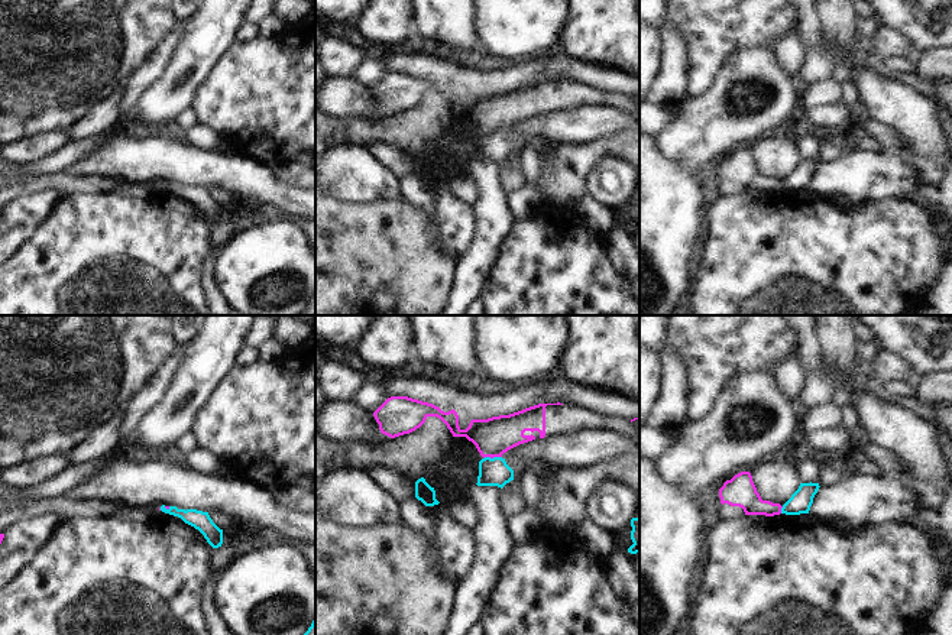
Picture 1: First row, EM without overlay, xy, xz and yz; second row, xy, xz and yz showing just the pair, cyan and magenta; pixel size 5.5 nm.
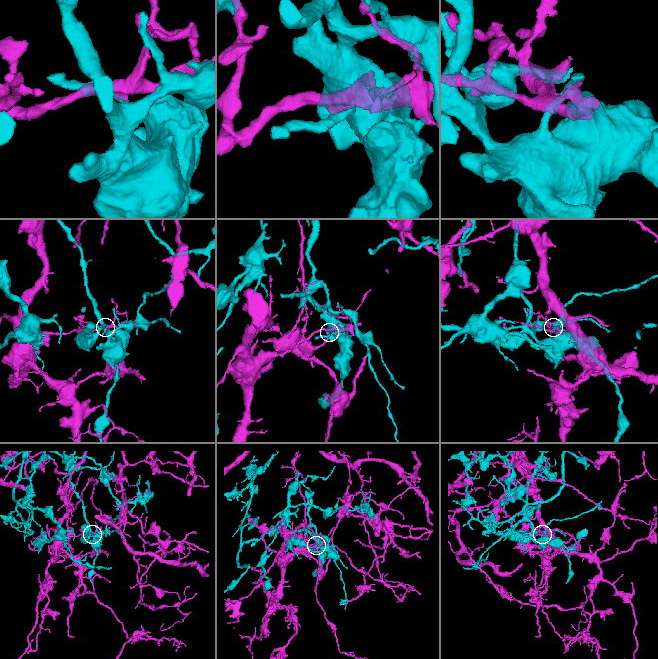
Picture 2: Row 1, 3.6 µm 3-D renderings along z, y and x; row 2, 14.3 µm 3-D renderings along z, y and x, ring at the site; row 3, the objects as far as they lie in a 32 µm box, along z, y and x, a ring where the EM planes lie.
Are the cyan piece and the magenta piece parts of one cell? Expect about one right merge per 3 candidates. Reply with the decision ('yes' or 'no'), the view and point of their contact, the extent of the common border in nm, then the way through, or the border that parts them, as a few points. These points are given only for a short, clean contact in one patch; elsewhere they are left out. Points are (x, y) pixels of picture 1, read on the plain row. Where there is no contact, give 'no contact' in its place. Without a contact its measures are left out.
no | xz (494, 133) | 110 nm

